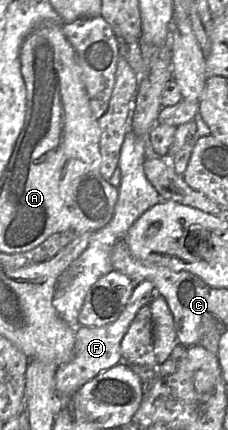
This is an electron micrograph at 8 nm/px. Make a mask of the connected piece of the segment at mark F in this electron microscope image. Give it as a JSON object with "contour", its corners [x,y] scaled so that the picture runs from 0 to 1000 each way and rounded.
{"contour":[[[654,651],[592,658],[579,684],[522,737],[491,751],[443,760],[342,758],[316,833],[254,851],[241,872],[246,909],[276,923],[316,923],[373,891],[430,870],[535,842],[531,793],[596,730],[689,684],[675,660]]]}

